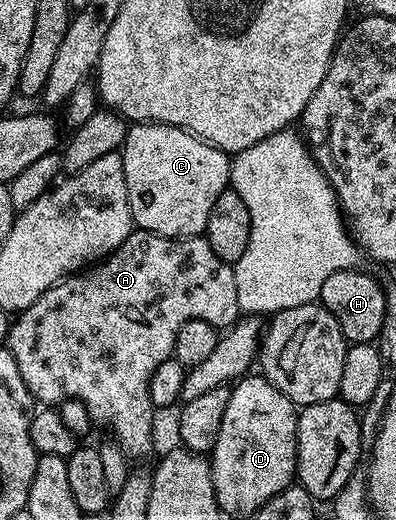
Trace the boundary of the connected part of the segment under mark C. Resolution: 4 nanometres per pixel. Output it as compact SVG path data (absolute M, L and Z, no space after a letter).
M132 123L122 154L132 222L139 230L171 239L190 239L207 232L214 201L230 187L230 159L225 152L183 127Z

